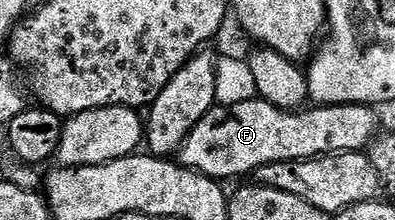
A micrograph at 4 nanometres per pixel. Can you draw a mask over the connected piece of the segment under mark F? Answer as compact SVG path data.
M261 98L215 106L182 143L180 163L193 172L203 172L213 180L227 182L233 176L257 173L260 166L272 162L315 160L318 156L333 156L339 152L362 152L379 131L378 116L374 112L377 111L373 107L364 104L324 104L310 106L305 110L291 110L272 106Z

